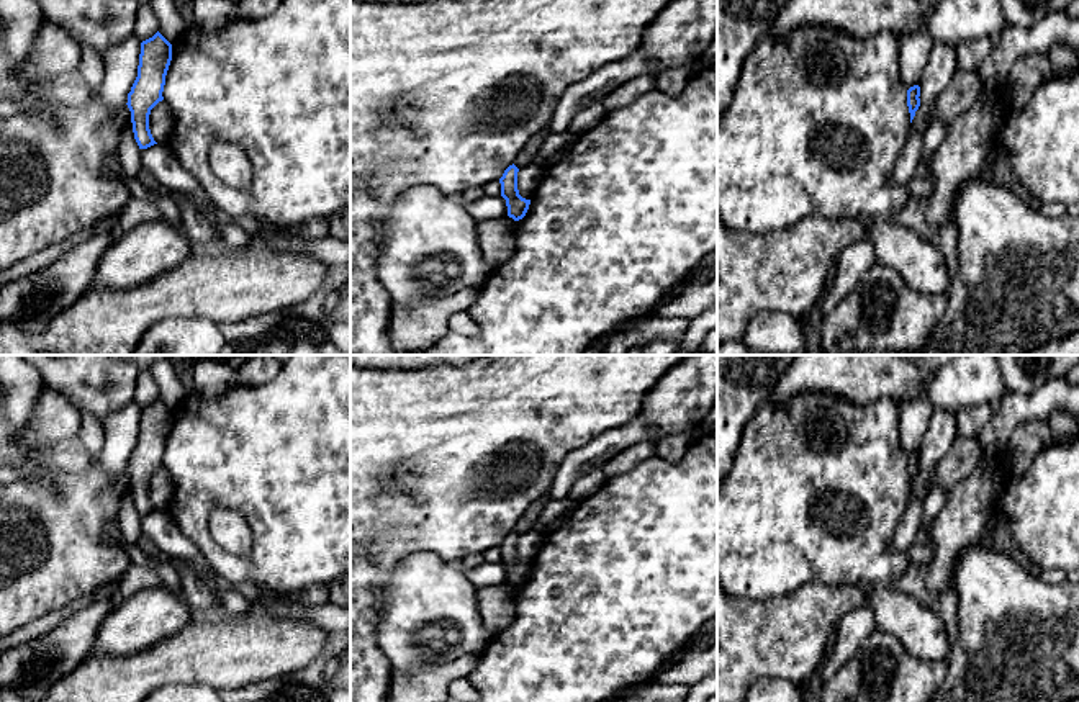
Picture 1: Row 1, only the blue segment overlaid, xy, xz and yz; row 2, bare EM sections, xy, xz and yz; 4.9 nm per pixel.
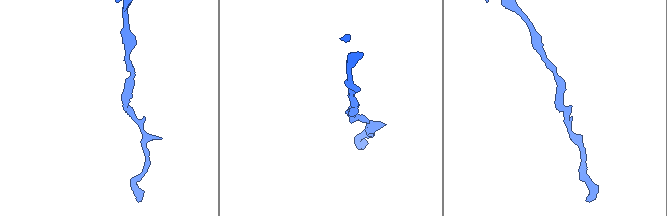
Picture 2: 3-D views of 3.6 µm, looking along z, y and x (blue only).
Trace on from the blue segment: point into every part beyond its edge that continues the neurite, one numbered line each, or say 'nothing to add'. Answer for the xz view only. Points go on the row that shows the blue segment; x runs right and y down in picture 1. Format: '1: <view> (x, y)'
nothing to add

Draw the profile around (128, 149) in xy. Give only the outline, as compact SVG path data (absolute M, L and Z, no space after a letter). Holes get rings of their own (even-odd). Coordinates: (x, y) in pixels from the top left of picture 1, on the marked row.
M133 123L123 131L121 139L120 139L120 162L123 169L123 175L126 178L136 180L139 170L142 169L139 162L139 146L134 139L133 133Z

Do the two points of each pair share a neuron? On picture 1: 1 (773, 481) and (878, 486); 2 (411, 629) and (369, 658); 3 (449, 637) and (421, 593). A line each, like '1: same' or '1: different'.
1: same
2: different
3: same

